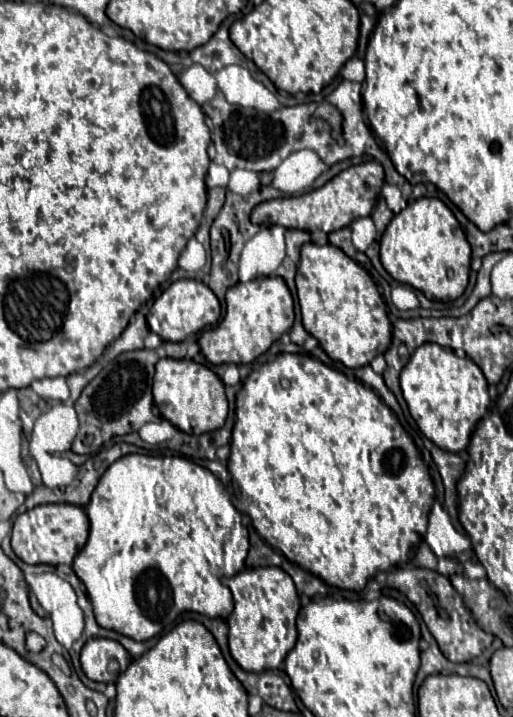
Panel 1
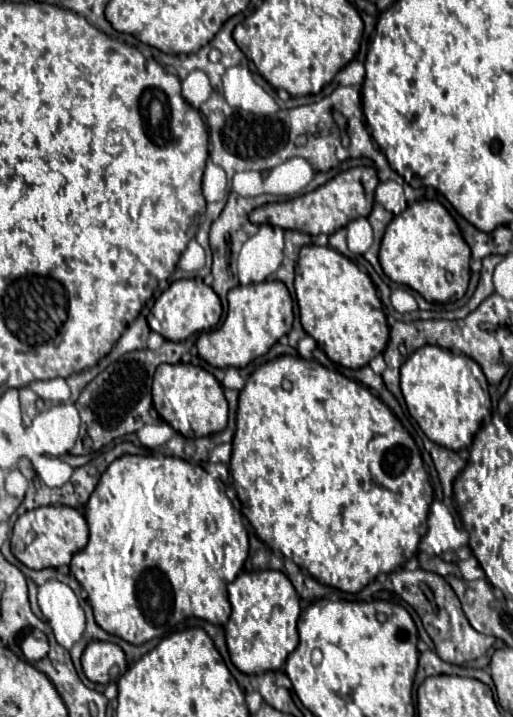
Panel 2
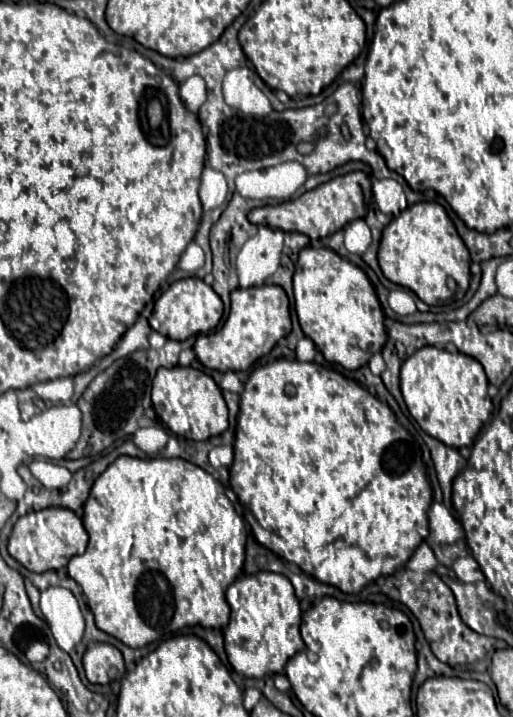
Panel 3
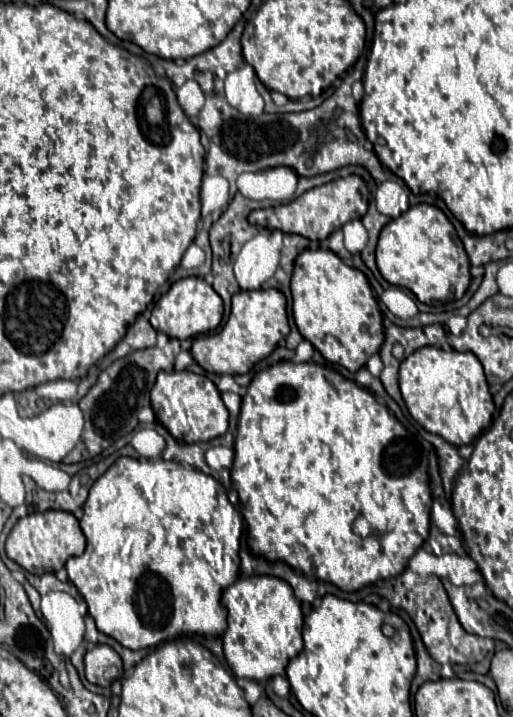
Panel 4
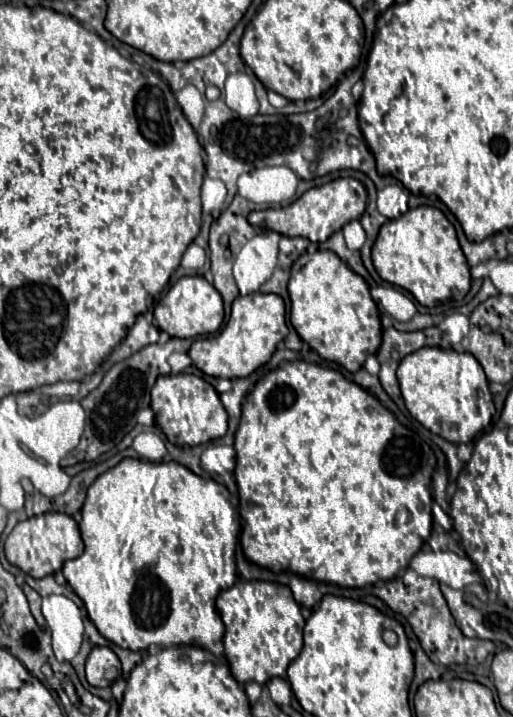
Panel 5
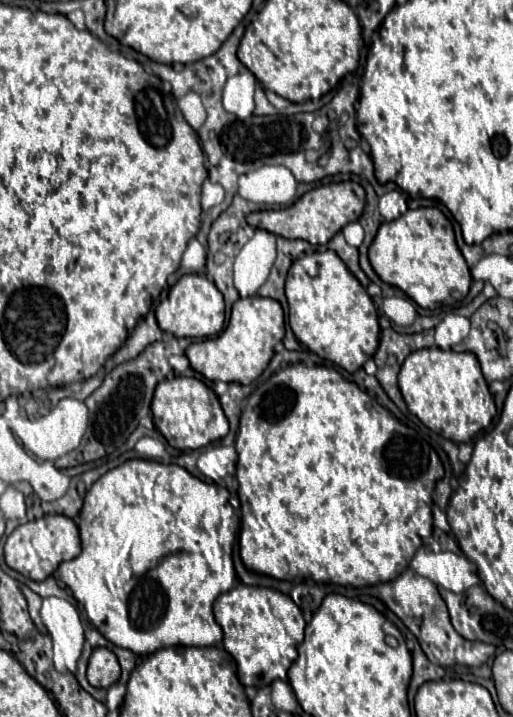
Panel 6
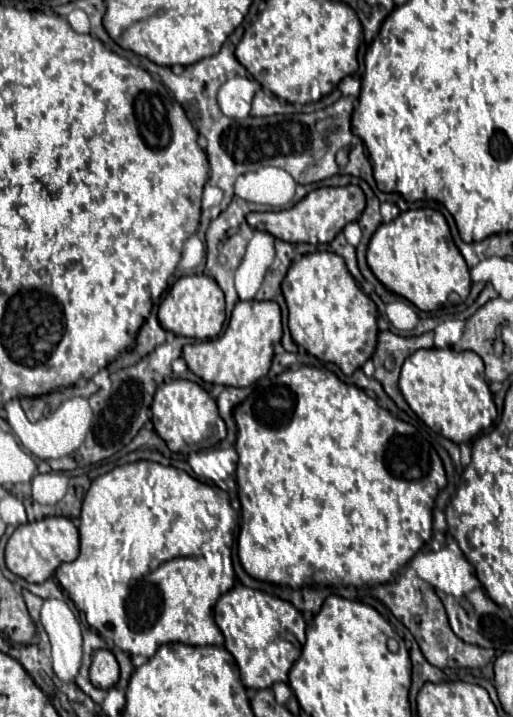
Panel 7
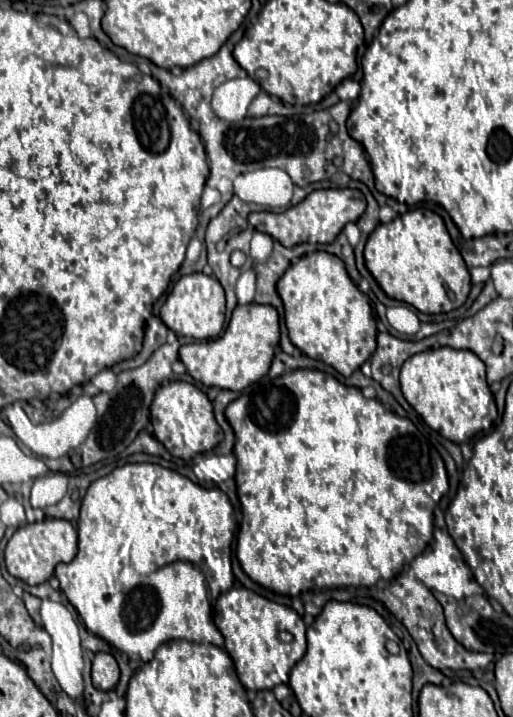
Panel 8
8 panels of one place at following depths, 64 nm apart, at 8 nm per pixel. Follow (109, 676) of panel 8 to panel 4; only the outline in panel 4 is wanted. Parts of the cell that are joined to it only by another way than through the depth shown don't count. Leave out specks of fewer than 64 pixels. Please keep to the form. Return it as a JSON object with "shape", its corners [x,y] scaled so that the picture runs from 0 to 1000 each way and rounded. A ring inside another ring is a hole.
{"shape":[[[187,898],[183,904],[175,904],[164,915],[164,926],[168,926],[172,951],[191,954],[191,957],[211,957],[214,954],[203,946],[207,932],[226,929],[230,934],[238,934],[238,921],[234,921],[230,909],[222,904],[214,904],[211,898]]]}

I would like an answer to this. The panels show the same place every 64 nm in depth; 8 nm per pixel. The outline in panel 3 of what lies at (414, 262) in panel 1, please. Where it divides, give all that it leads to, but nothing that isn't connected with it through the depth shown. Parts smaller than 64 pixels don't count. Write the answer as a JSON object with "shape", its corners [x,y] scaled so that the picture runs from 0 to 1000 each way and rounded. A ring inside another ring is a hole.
{"shape":[[[815,282],[791,290],[749,318],[737,349],[737,368],[760,393],[799,402],[830,424],[865,421],[877,416],[897,418],[912,404],[912,346],[893,329],[869,293],[854,282]]]}

